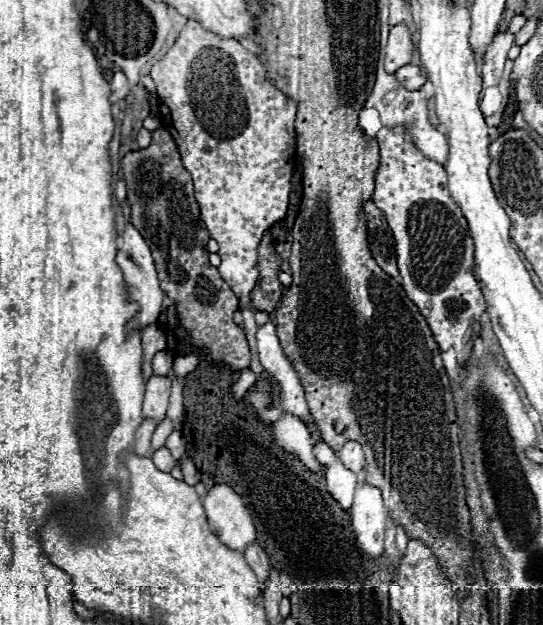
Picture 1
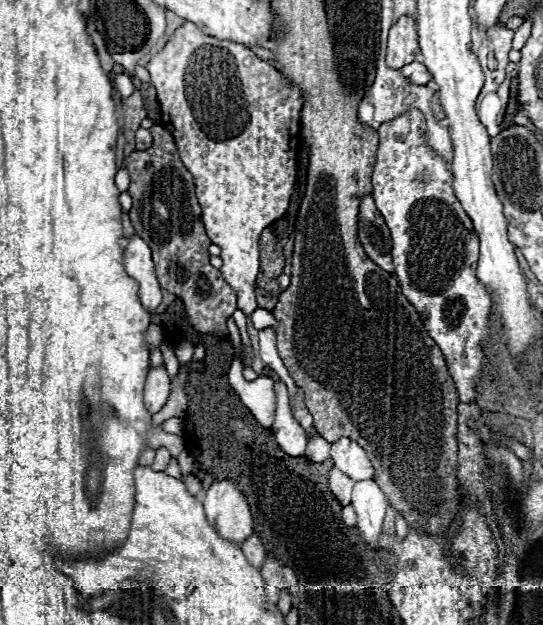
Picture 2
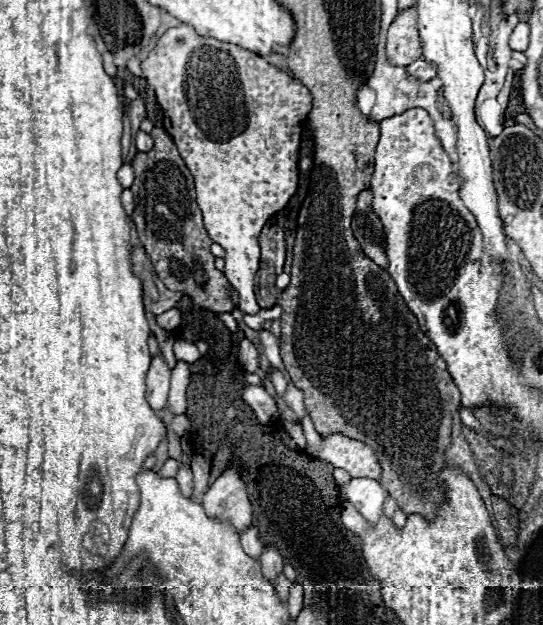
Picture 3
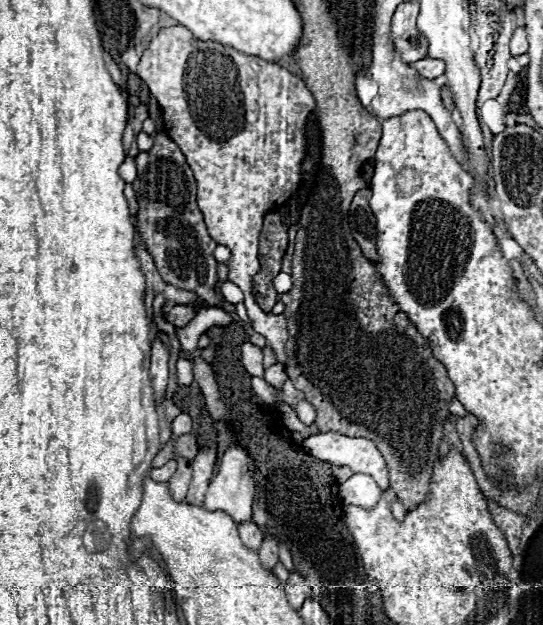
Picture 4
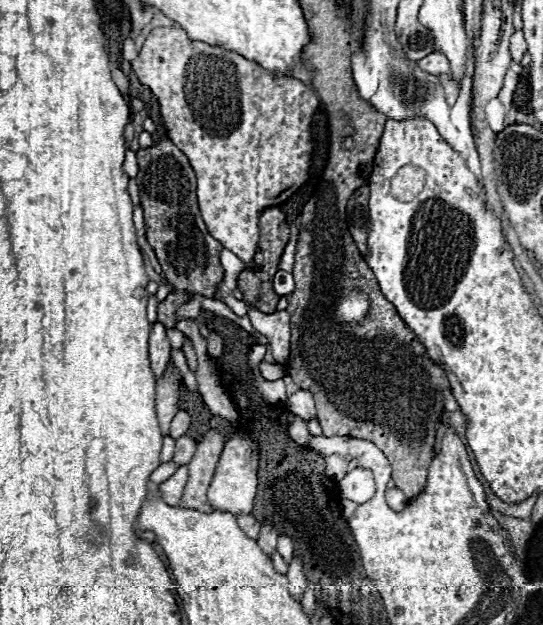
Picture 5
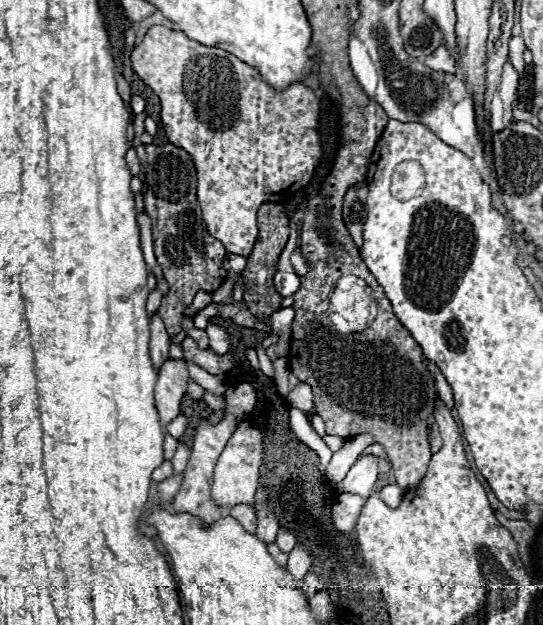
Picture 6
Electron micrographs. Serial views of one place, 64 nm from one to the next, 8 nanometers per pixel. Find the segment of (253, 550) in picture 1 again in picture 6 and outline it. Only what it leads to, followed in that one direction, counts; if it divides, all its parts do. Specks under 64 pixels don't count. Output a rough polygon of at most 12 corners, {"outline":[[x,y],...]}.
{"outline":[[234,506],[234,516],[250,534],[256,532],[252,506]]}

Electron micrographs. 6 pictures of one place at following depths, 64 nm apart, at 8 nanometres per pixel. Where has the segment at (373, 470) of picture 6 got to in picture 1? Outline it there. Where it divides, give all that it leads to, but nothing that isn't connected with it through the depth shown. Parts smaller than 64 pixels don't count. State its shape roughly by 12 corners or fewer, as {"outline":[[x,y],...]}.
{"outline":[[358,486],[350,512],[362,552],[384,554],[388,520],[380,490]]}

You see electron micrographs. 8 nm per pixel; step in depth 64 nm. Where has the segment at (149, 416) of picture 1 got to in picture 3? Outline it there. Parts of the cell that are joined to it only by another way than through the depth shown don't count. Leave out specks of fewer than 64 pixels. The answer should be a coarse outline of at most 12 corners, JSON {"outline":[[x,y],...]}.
{"outline":[[162,354],[150,362],[146,400],[154,412],[166,406],[170,370]]}

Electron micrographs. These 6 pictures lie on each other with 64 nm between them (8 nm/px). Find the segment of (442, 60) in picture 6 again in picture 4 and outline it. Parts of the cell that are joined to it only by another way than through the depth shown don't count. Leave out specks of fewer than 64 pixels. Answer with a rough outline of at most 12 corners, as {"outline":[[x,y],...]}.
{"outline":[[422,58],[410,64],[420,76],[432,80],[444,74],[444,62]]}

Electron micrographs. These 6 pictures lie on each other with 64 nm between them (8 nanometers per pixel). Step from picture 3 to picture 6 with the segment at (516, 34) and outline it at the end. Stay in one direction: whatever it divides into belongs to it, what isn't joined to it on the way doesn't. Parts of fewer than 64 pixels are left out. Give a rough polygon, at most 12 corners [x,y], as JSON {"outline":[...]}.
{"outline":[[510,38],[510,62],[518,72],[524,72],[524,40]]}

